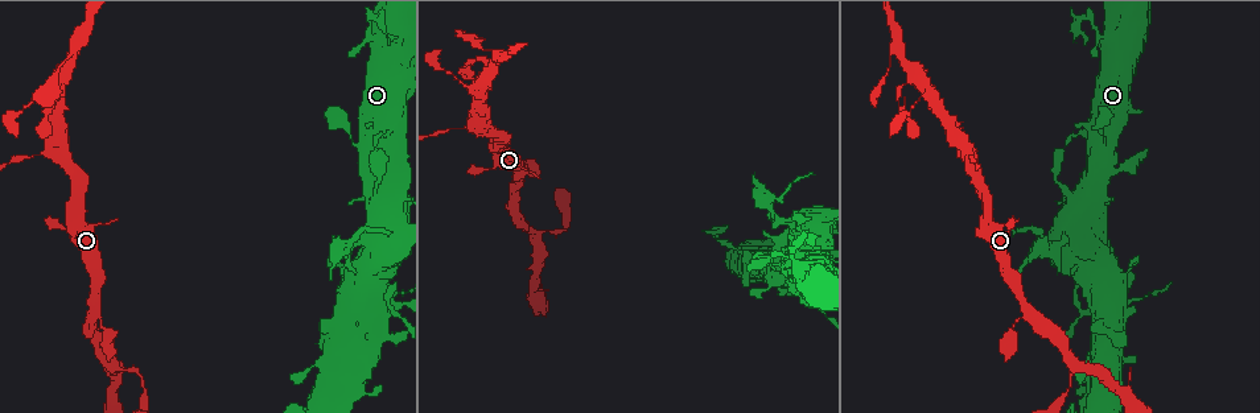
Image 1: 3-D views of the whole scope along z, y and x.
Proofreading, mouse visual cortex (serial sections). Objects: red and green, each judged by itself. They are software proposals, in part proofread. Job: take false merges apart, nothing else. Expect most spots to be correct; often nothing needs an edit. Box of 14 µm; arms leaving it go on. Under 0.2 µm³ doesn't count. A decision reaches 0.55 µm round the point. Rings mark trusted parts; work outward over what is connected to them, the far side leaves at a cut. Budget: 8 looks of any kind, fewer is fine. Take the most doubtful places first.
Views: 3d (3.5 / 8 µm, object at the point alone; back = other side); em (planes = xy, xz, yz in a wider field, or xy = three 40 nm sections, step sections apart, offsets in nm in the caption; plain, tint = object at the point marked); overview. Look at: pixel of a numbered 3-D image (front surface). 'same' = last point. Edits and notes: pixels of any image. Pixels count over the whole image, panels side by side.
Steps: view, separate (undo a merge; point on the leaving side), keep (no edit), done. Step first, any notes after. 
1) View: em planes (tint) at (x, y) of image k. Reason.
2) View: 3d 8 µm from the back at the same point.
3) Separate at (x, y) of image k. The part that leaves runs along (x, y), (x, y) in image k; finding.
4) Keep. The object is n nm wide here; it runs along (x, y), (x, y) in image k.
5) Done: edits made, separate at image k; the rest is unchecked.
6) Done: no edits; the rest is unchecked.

View: 3d 3.5 µm at (353, 247) of image 1. Calibre changes.

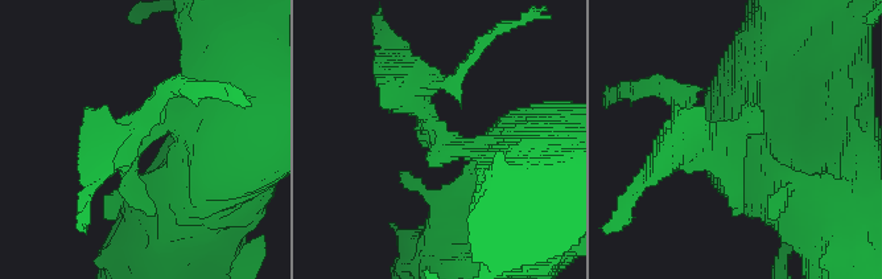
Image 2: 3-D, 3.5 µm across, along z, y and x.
View: em xy step 3 (tint) at (725, 130) of image 2.

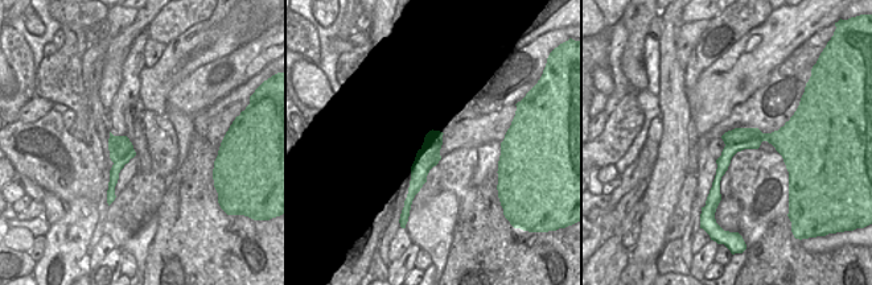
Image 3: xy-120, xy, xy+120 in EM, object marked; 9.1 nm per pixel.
Keep. It runs along (785, 135), (744, 137), (712, 195) in image 3; all the same cell.

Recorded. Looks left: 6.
View: 3d 3.5 µm at (1130, 301) of image 1. Calibre changes.

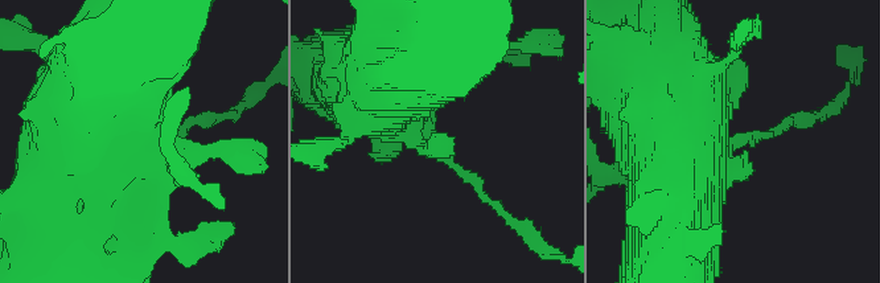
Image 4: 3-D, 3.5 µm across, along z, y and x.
View: em xy step 5 (tint) at (733, 145) of image 4. Shape alone is not enough.

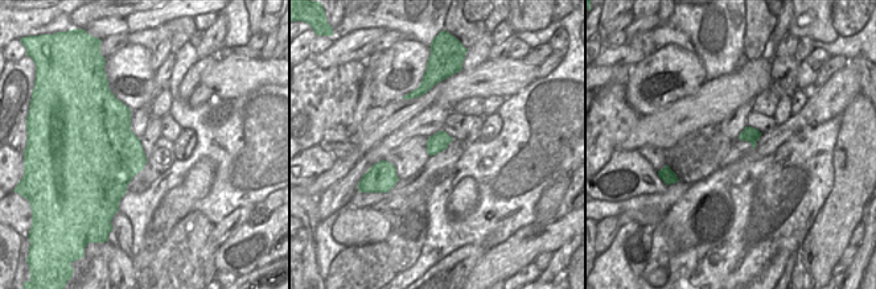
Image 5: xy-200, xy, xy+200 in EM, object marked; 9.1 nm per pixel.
View: em xy step 2 (tint) at the same point. Cut it another way.

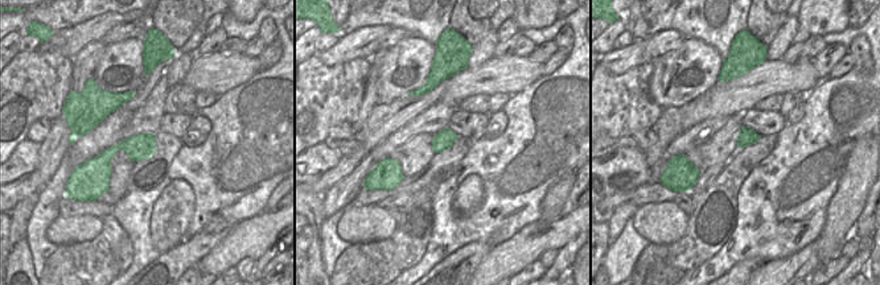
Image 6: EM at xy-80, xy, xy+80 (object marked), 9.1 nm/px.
Keep. It runs along (385, 86), (441, 158), (490, 201) in image 4; all the same cell.

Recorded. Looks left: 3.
View: 3d 3.5 µm at (1076, 367) of image 1. Three-way junction.

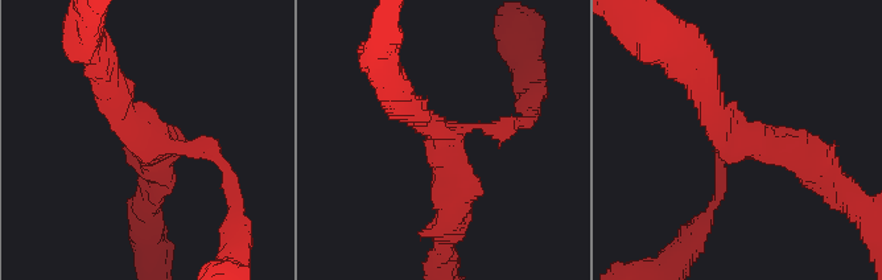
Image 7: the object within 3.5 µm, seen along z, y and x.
View: em planes (tint) at (147, 134) of image 7. Shape alone is not enough.

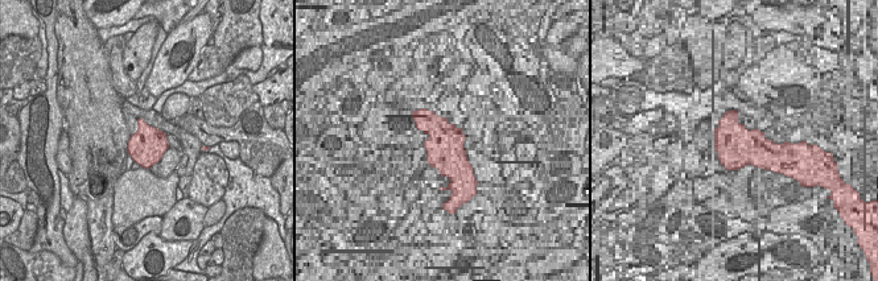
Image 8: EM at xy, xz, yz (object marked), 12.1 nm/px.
View: em xy step 2 (tint) at the same point.

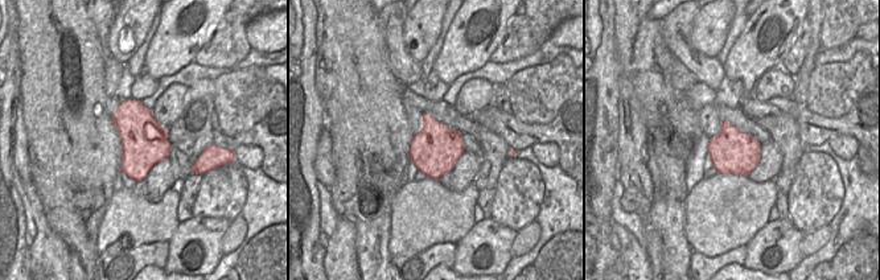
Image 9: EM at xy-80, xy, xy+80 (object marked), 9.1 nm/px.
Keep. The arms are 200, 350, 400 nm wide; continuous, no second cell.

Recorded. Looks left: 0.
Done: no edits; the rest is unchecked.

